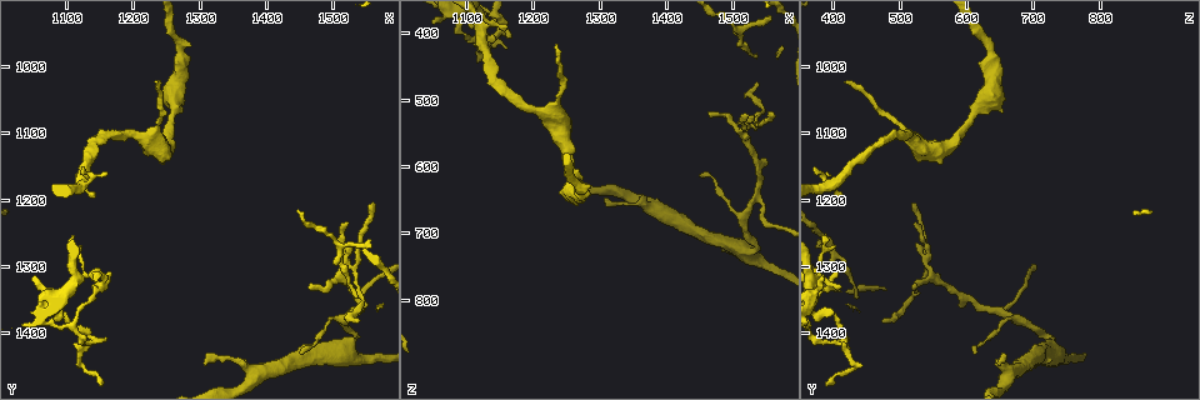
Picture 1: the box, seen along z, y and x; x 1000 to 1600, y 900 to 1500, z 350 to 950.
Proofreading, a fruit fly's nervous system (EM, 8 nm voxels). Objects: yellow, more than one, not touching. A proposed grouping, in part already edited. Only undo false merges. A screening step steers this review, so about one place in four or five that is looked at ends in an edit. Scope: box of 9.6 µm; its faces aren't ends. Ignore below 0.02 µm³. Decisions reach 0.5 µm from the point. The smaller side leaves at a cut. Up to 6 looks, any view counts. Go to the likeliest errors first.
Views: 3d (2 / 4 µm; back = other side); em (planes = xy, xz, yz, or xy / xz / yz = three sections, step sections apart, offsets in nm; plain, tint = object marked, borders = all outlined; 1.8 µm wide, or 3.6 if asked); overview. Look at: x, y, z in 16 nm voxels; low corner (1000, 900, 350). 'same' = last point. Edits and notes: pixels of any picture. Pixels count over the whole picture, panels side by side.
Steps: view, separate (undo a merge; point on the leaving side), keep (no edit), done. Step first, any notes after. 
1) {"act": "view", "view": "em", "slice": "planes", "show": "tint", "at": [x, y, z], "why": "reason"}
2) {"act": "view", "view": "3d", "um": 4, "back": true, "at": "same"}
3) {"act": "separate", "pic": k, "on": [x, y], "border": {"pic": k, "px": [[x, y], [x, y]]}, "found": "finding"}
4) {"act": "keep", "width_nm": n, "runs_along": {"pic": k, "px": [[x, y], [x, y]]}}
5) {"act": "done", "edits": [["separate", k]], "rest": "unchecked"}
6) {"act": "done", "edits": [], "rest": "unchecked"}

{"act": "view", "view": "3d", "um": 4, "at": [1520, 1300, 545], "why": "abrupt turn"}

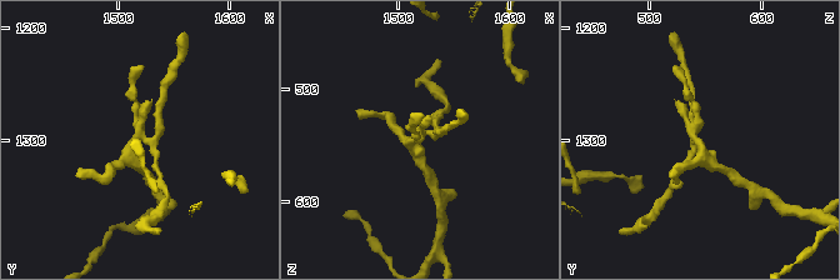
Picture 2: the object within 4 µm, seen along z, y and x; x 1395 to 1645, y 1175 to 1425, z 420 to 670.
{"act": "view", "view": "em", "slice": "planes", "show": "borders", "at": [1514, 1298, 546]}

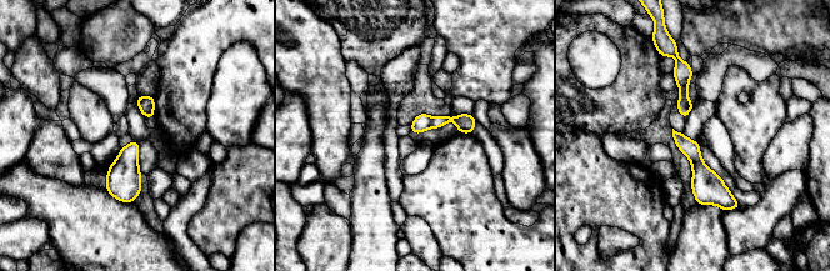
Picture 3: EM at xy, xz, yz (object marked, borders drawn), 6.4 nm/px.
{"act": "separate", "pic": 3, "on": [465, 123], "width_nm": 110, "border": {"pic": 3, "px": [[430, 118], [431, 126]]}, "found": "a second cell is stuck on"}

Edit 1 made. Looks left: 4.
{"act": "view", "view": "overview"}

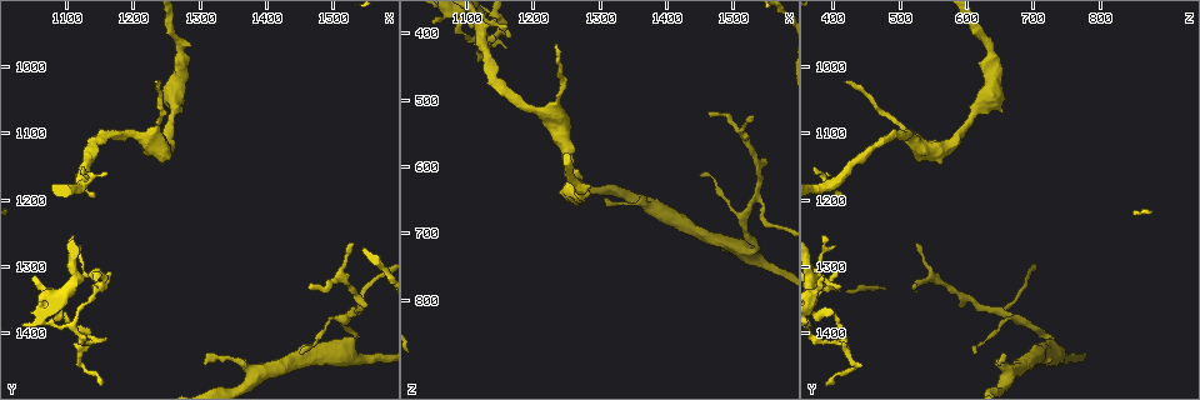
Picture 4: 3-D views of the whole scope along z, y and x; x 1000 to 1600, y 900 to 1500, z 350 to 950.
{"act": "view", "view": "em", "slice": "planes", "show": "tint", "at": [1540, 1370, 645], "why": "two arms in line, one across"}

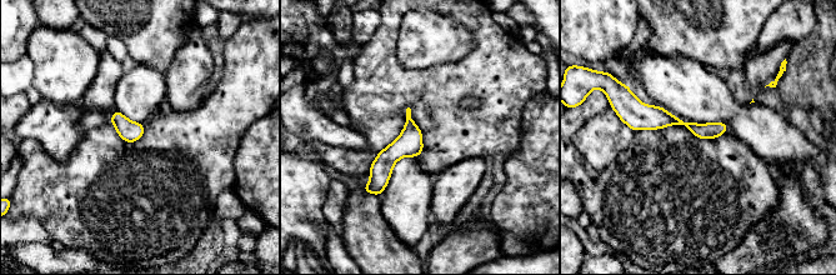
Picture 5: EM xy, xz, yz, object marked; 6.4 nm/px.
{"act": "keep", "found": "one cell here"}

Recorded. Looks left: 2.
{"act": "view", "view": "em", "slice": "planes", "show": "tint", "at": [1265, 1020, 640], "why": "calibre changes"}

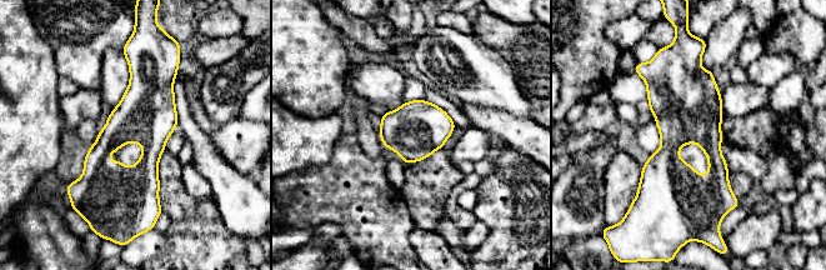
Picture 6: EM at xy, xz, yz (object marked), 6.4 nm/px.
{"act": "keep", "width_nm": 360, "runs_along": {"pic": 6, "px": [[138, 58], [149, 161], [125, 208]]}, "found": "continuous, no second cell"}

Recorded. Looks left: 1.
{"act": "done", "edits": [["separate", 3]], "rest": "unchecked"}

